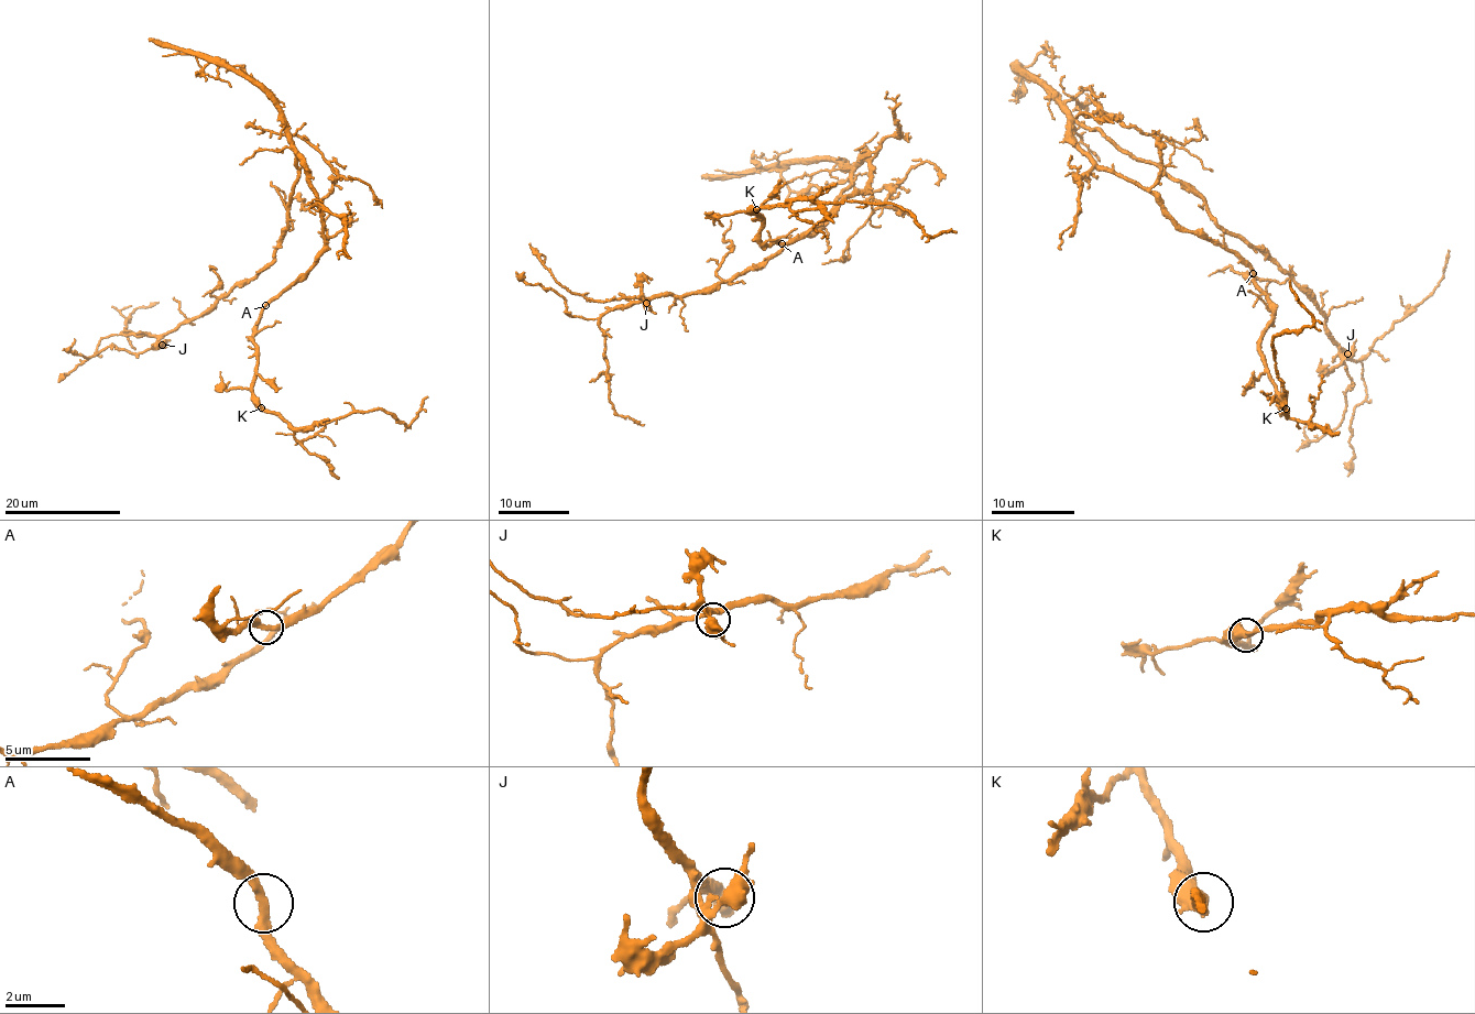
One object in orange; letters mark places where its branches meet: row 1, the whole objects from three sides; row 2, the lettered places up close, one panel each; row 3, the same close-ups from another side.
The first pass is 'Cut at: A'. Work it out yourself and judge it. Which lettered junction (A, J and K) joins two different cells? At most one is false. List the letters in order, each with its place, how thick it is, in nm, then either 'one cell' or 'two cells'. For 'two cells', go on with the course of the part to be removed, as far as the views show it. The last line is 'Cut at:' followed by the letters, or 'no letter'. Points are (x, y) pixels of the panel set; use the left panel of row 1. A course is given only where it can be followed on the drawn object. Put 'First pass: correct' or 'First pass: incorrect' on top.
First pass: incorrect
A: (265, 305) | 280 nm | one cell
J: (162, 345) | 480 nm | one cell
K: (261, 407) | 440 nm | one cell
Cut at: no letter

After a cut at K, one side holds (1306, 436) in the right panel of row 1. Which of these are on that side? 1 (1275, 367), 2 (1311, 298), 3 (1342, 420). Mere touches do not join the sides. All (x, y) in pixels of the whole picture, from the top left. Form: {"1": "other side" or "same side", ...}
{"1": "other side", "2": "same side", "3": "same side"}

